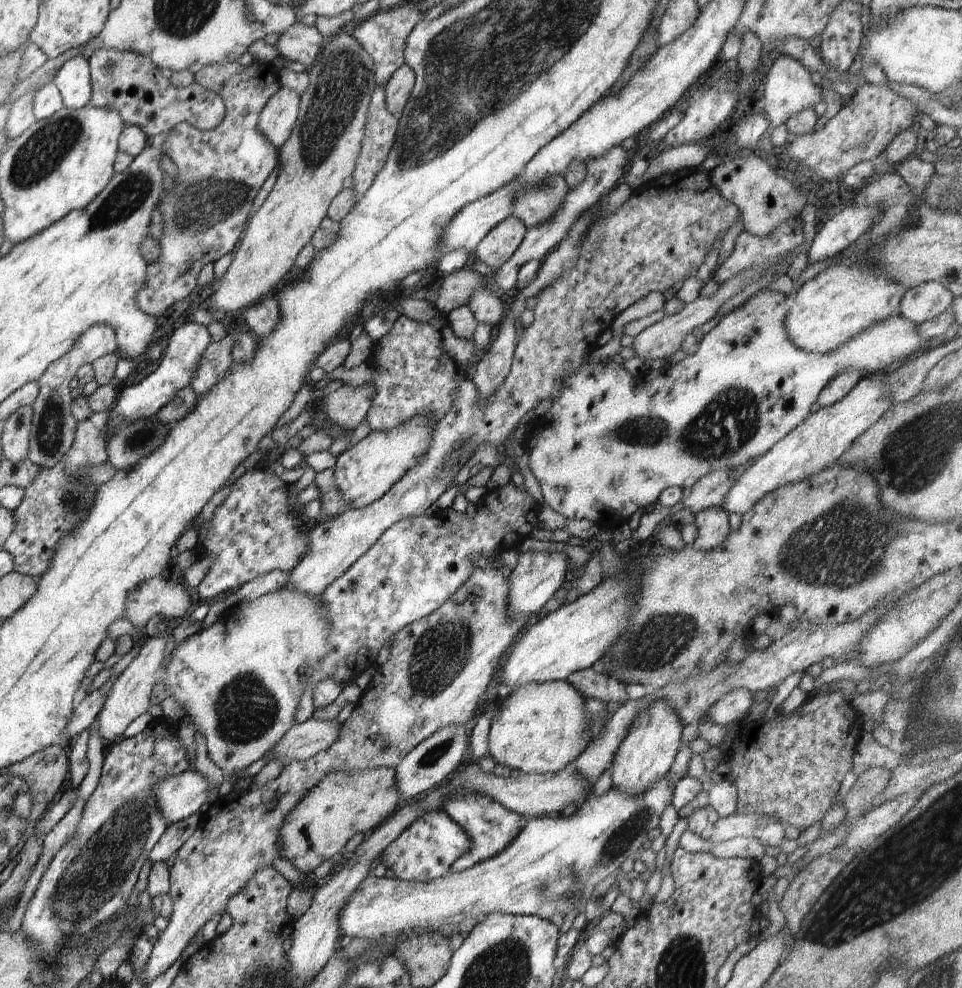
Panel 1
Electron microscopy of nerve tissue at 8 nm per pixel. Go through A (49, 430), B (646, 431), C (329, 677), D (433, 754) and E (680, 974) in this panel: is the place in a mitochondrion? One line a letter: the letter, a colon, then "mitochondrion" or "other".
A: mitochondrion
B: mitochondrion
C: other
D: mitochondrion
E: mitochondrion

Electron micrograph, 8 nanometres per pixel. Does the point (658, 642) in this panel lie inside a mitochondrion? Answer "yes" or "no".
yes

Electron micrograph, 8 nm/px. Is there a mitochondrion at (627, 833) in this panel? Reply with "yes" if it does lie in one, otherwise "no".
yes

